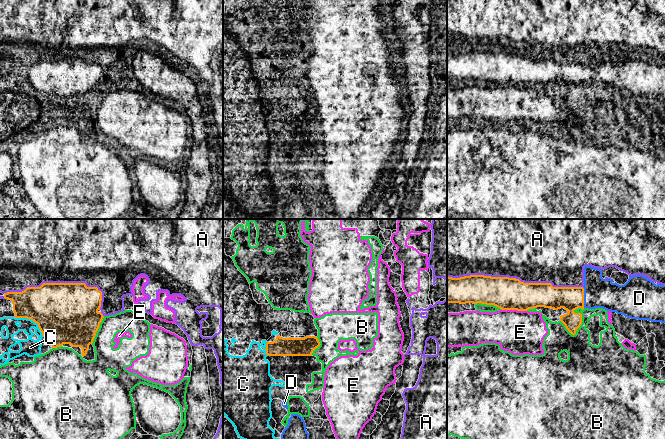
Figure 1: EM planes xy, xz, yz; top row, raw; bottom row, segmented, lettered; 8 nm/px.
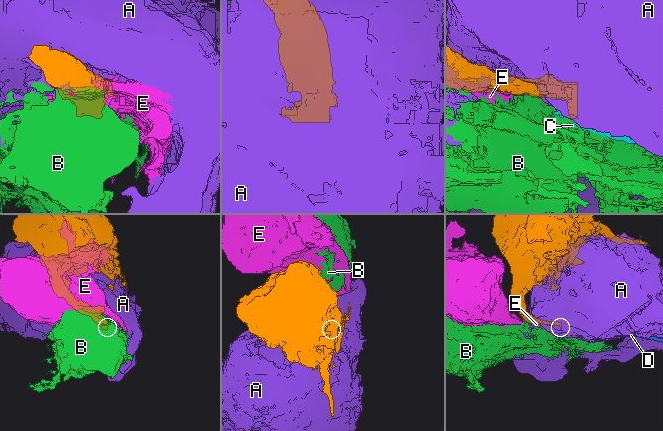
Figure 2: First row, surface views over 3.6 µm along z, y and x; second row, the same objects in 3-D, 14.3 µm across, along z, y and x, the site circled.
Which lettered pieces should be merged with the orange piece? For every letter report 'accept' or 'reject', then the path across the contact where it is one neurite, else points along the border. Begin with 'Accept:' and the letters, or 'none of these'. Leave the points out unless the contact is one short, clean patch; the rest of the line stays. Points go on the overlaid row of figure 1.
Accept: D
A: reject
B: reject
C: reject | along xy (14, 317), (30, 318), (37, 324), (42, 334)
D: accept
E: reject

